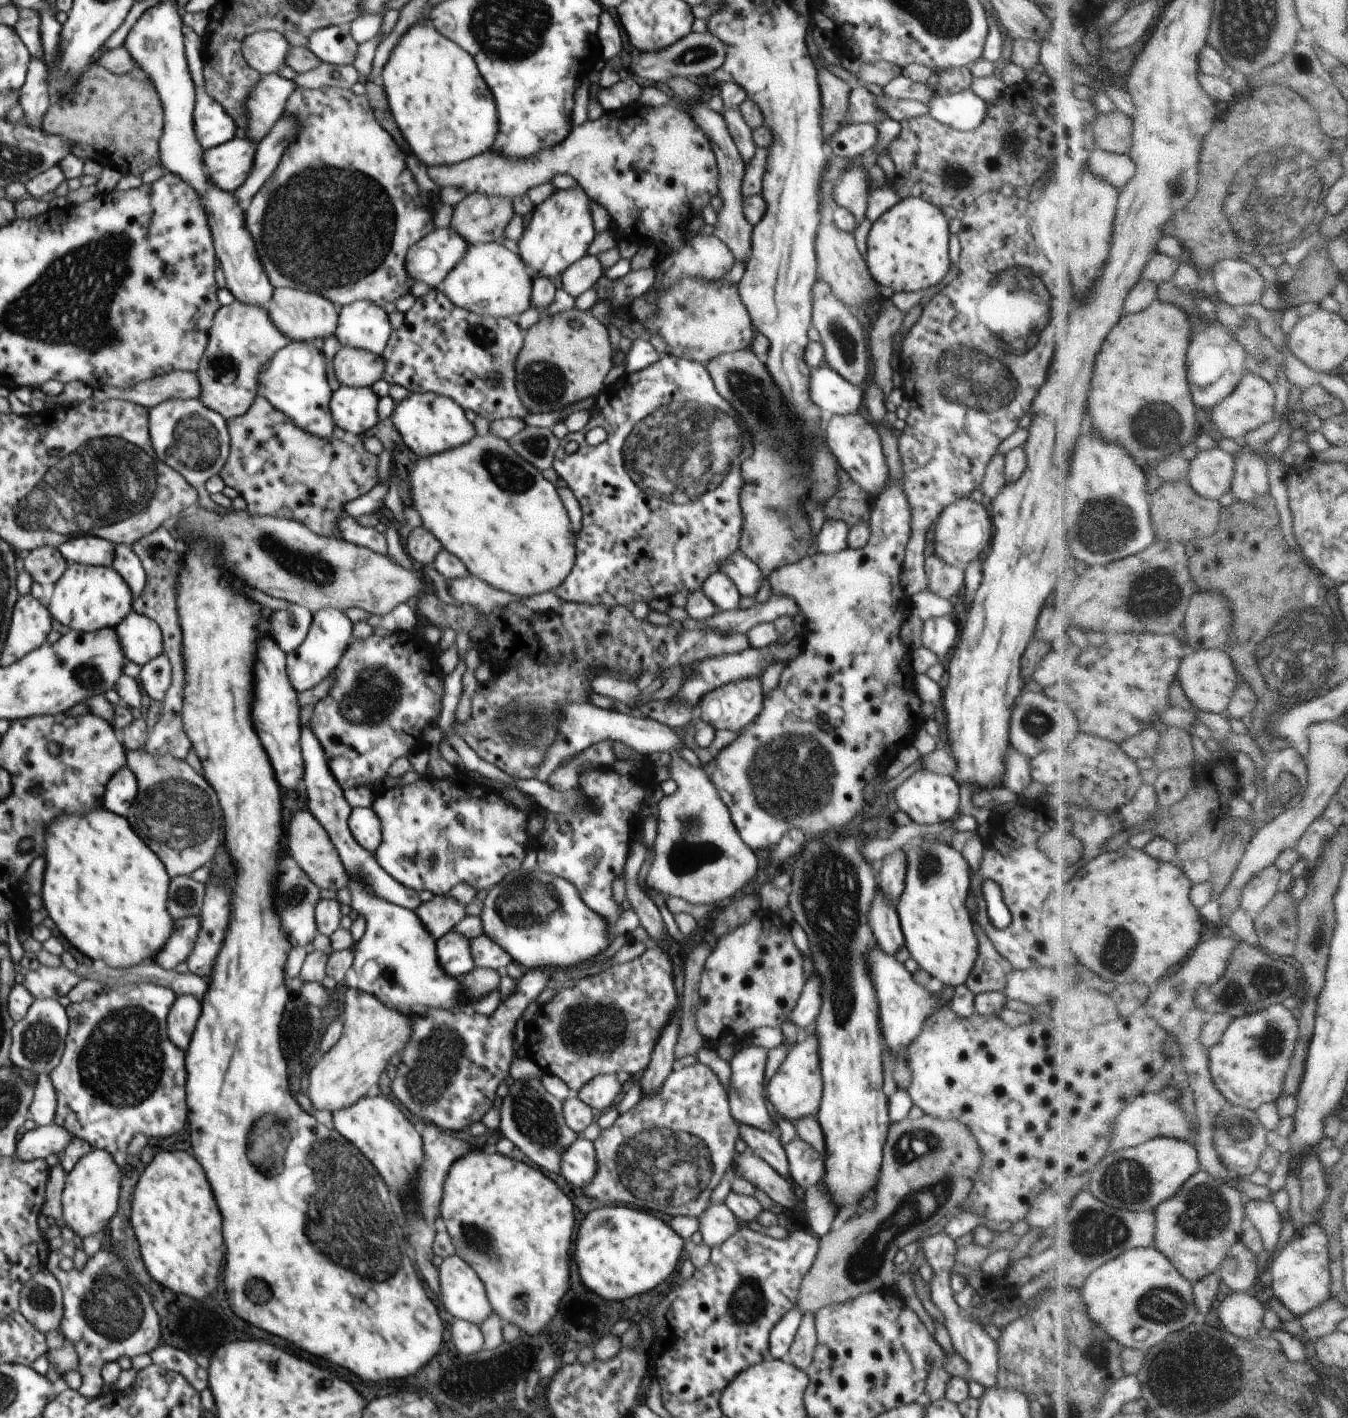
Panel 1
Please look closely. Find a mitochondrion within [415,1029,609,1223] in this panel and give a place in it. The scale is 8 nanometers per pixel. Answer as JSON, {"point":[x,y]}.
{"point":[534,1118]}

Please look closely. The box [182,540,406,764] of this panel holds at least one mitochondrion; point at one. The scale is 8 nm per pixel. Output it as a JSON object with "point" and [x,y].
{"point":[291,624]}

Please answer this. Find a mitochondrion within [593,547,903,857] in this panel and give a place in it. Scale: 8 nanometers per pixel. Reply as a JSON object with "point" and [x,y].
{"point":[787,776]}

